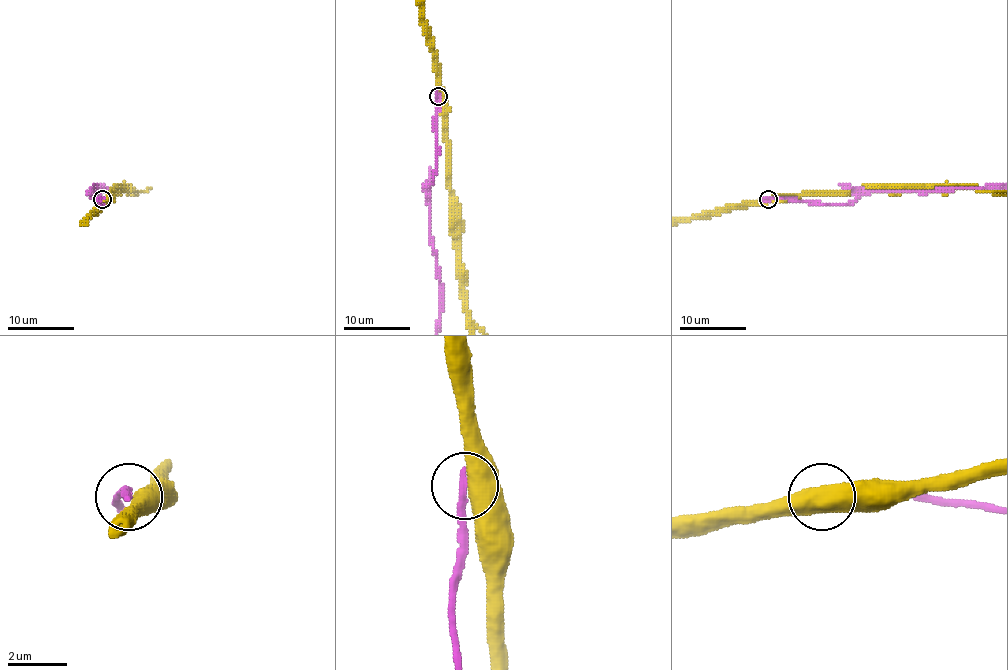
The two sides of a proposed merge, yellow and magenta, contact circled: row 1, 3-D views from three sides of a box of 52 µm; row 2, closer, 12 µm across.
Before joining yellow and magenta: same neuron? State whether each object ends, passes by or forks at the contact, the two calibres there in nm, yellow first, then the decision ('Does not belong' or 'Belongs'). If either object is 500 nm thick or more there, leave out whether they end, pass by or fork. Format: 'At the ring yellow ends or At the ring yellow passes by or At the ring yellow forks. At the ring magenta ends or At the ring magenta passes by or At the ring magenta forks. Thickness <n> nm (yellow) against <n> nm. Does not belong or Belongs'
Thickness 600 nm (yellow) against 300 nm. Does not belong

